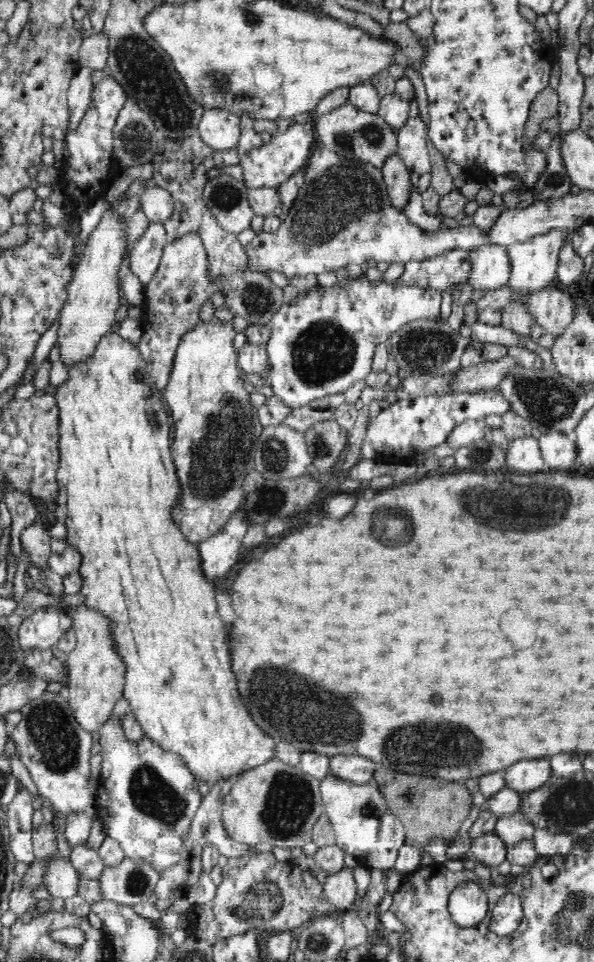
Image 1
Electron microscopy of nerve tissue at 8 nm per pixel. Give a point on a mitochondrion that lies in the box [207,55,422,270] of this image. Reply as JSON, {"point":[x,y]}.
{"point":[346,193]}

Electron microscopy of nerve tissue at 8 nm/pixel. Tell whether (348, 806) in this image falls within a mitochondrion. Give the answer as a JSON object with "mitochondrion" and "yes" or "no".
{"mitochondrion":"no"}

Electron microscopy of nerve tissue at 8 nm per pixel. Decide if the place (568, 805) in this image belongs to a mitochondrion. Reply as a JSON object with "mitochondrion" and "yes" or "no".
{"mitochondrion":"yes"}

